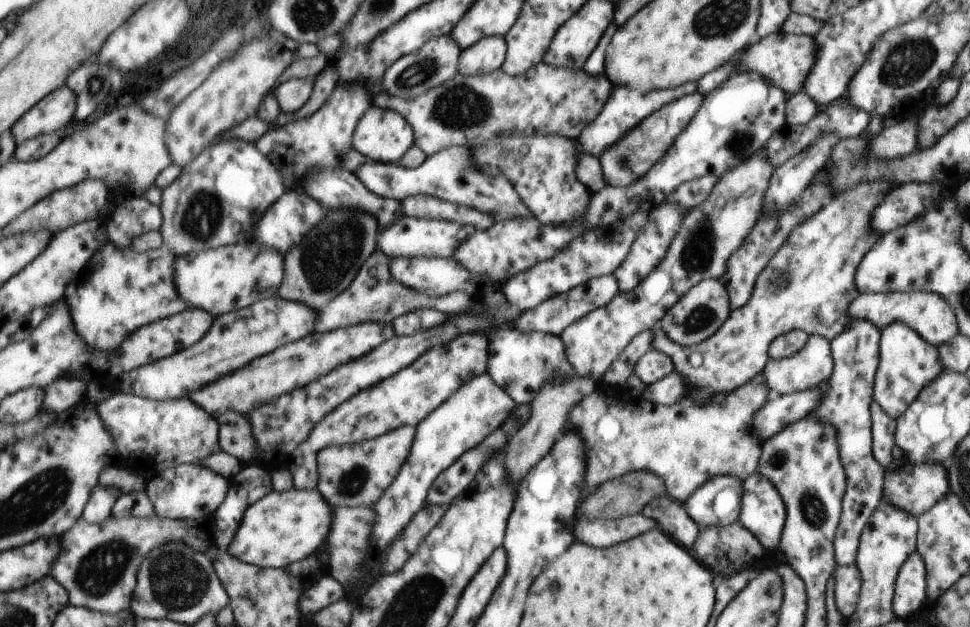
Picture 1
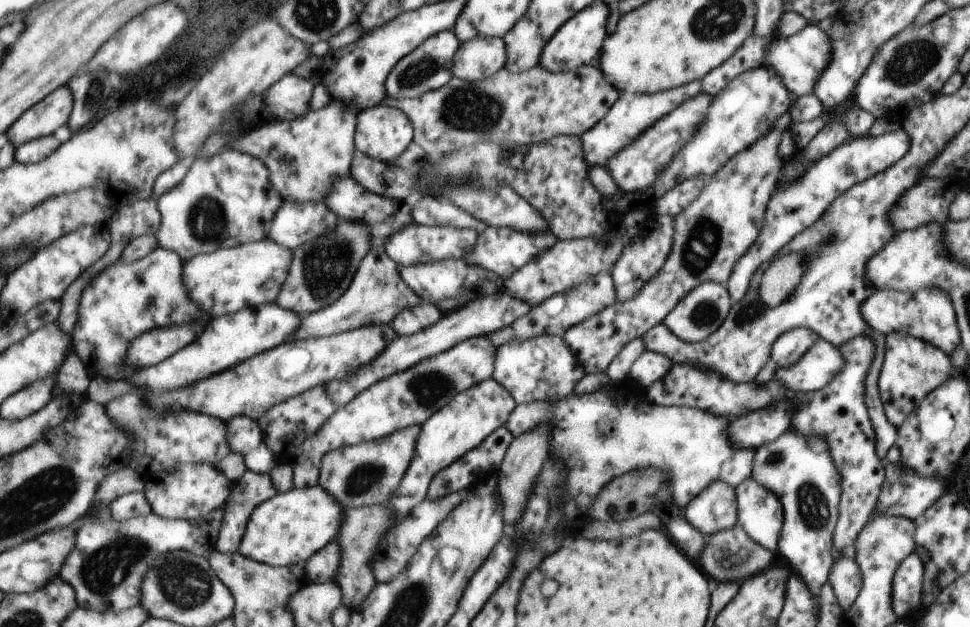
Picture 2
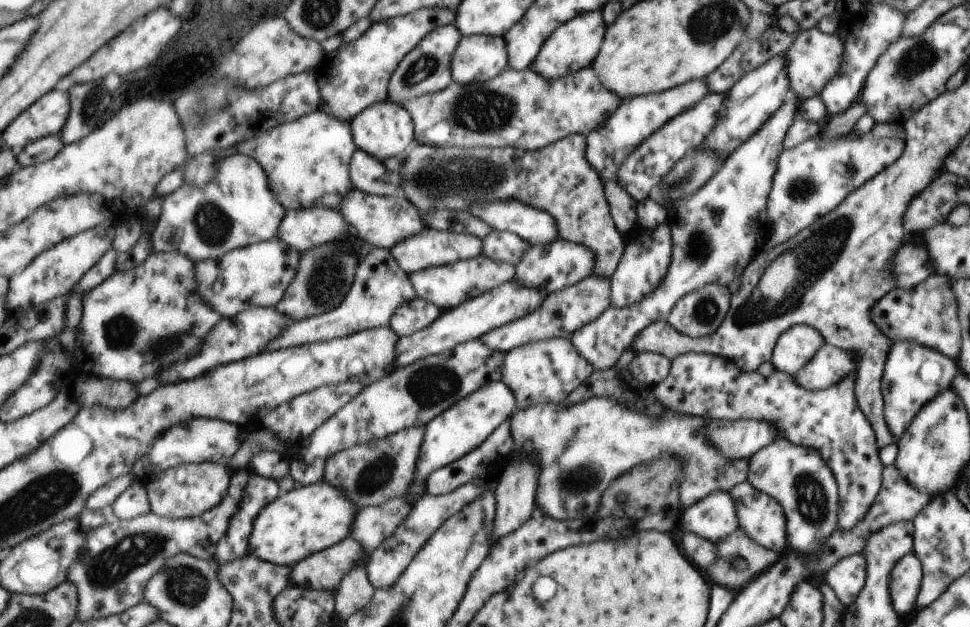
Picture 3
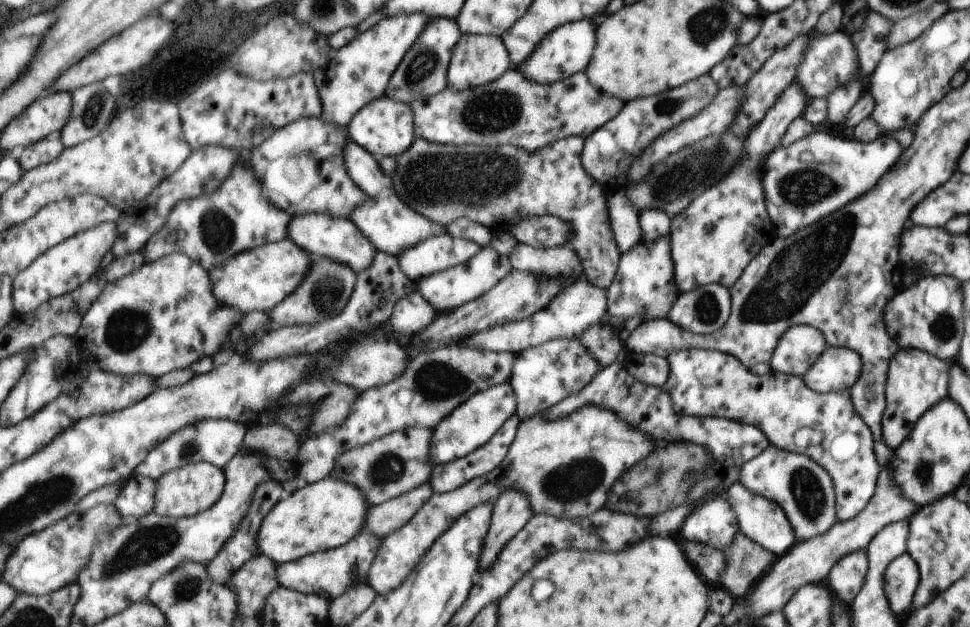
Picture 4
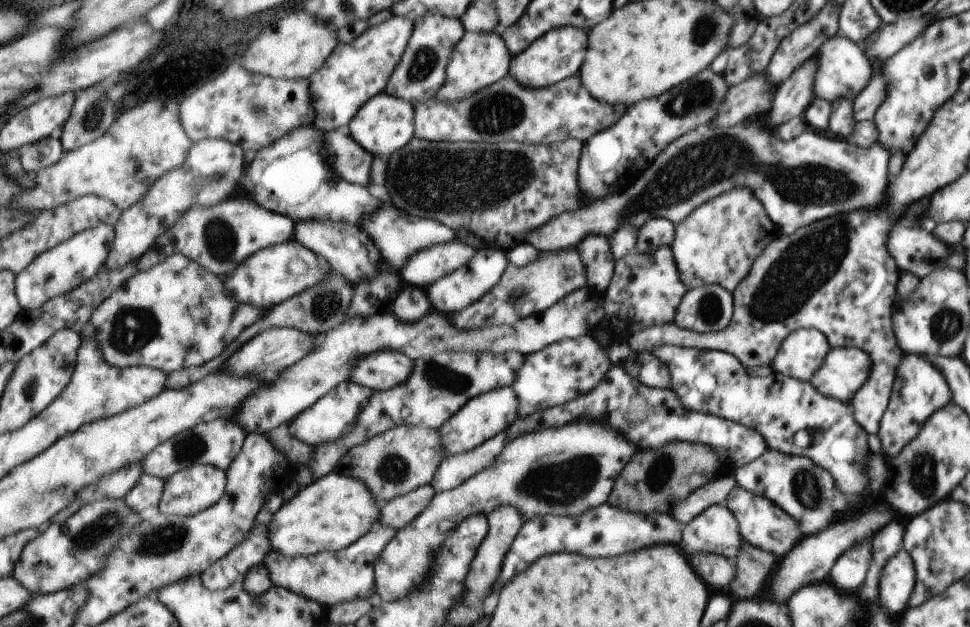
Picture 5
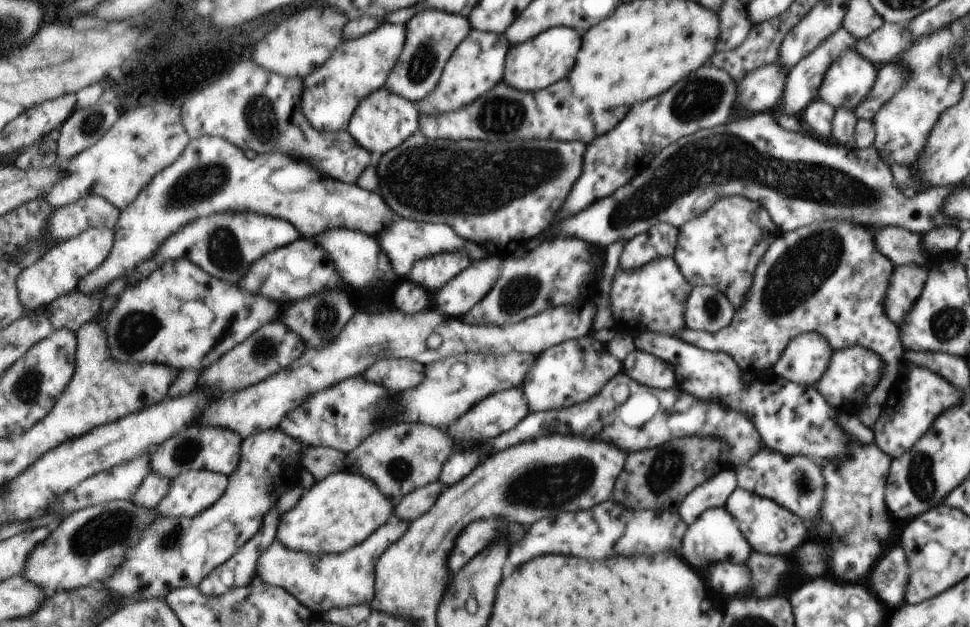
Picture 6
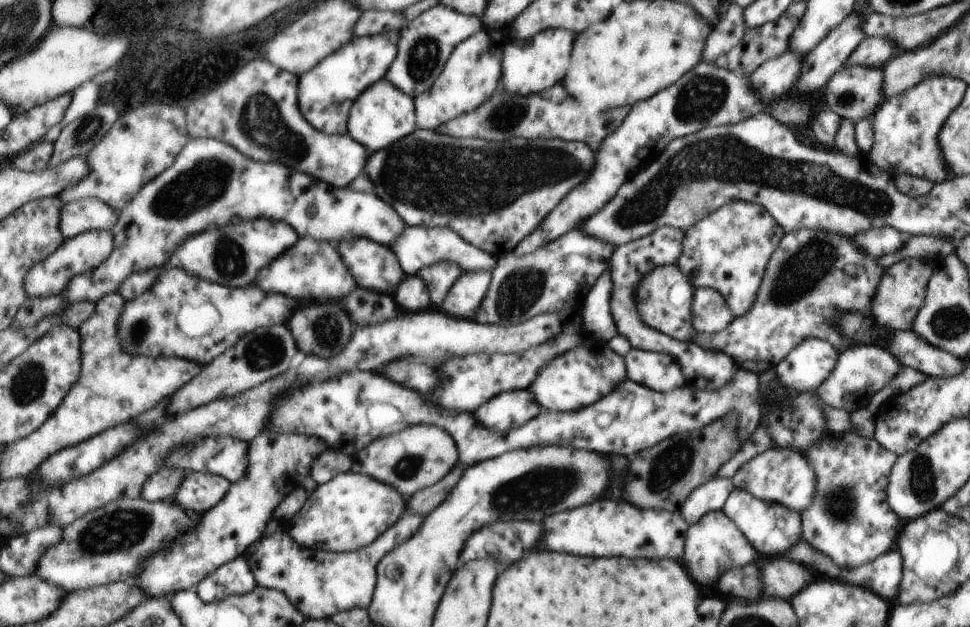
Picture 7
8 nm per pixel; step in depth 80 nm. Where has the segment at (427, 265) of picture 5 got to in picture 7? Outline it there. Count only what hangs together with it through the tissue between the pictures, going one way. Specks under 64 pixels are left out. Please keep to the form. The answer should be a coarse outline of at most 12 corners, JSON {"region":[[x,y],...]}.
{"region":[[443,261],[422,268],[430,302],[439,310],[462,273],[457,264]]}

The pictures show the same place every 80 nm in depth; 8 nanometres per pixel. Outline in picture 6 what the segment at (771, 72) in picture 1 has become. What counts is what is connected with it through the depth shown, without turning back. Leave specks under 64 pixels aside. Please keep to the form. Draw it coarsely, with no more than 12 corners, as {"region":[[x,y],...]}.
{"region":[[854,49],[831,62],[817,98],[853,111],[878,71]]}

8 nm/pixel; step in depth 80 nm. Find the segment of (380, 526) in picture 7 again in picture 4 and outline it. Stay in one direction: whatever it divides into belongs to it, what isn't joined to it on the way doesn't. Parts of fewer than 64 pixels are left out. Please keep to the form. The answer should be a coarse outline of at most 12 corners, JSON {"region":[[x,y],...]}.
{"region":[[327,477],[279,501],[260,554],[277,564],[362,532],[359,487]]}

